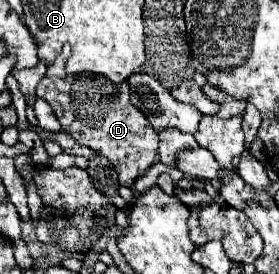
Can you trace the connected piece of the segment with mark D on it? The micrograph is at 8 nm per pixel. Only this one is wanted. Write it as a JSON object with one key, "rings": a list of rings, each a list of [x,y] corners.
{"rings":[[[69,46],[47,68],[37,86],[37,96],[43,96],[53,108],[53,114],[61,122],[63,130],[81,146],[89,146],[97,154],[111,160],[119,174],[121,186],[133,186],[133,182],[157,162],[159,137],[144,114],[129,102],[127,82],[113,84],[105,76],[97,74],[65,74],[65,60]]]}

